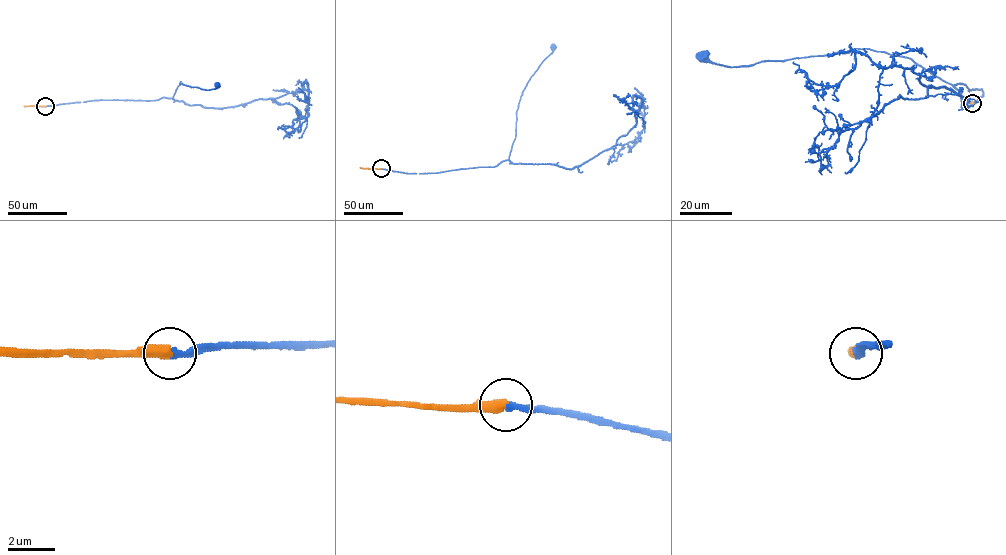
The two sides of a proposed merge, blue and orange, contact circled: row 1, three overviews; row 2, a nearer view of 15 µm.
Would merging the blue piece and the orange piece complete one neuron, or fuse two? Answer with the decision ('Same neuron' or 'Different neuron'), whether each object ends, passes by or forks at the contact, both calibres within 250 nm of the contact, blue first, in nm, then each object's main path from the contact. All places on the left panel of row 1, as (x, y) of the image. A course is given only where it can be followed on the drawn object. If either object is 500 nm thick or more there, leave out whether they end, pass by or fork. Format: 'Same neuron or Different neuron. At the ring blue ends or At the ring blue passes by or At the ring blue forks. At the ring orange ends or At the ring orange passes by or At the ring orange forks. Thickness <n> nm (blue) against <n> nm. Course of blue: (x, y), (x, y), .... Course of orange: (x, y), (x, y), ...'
Same neuron. At the ring blue ends. At the ring orange ends. Thickness 280 nm (blue) against 480 nm. Course of blue: (45, 106), (94, 100), (154, 100), (172, 98), (180, 81), (205, 89), (216, 88), (217, 84). Course of orange: (45, 106), (23, 106)

